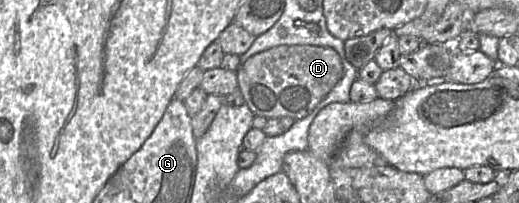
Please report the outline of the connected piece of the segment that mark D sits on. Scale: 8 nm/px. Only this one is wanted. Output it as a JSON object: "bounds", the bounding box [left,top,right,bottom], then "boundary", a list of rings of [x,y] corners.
{"bounds":[237,45,343,121],"boundary":[[[280,45],[250,57],[237,70],[238,86],[246,104],[256,116],[267,120],[291,117],[295,121],[309,115],[319,102],[341,80],[343,66],[338,53],[328,47],[312,45]]]}

